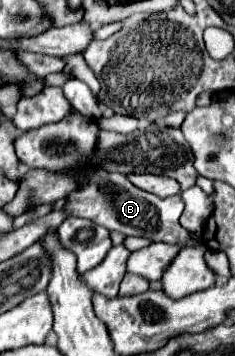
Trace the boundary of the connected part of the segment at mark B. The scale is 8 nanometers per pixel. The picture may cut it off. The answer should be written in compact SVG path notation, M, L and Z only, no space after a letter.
M91 171L91 175L85 175L85 187L71 193L69 203L63 211L75 217L91 219L109 231L121 231L125 235L139 235L153 241L163 243L180 244L183 246L197 247L203 241L195 241L191 232L184 229L179 222L179 215L183 213L183 201L181 195L159 199L143 189L137 189L125 175L121 173L107 173L107 171Z

